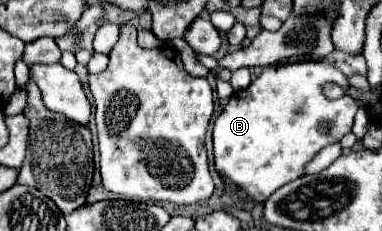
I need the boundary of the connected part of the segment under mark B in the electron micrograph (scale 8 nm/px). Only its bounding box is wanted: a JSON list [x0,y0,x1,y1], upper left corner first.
[212,58,358,202]

